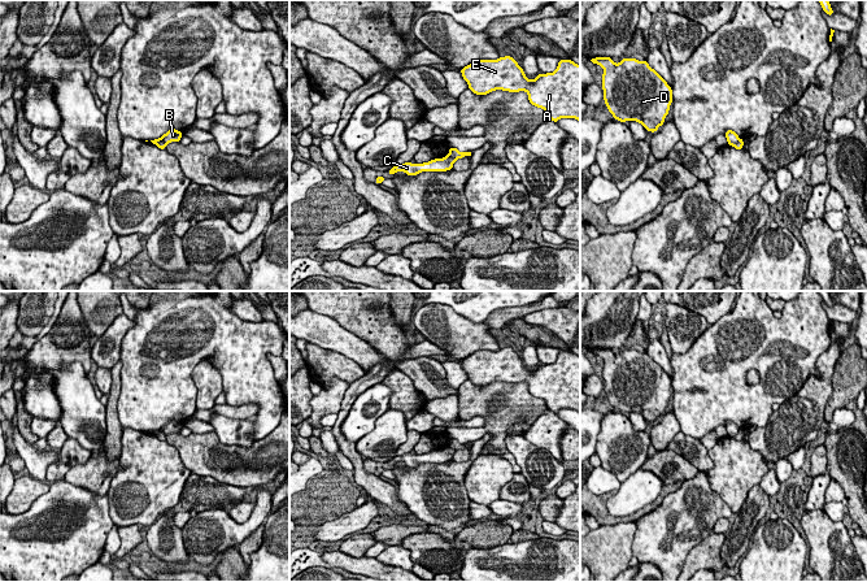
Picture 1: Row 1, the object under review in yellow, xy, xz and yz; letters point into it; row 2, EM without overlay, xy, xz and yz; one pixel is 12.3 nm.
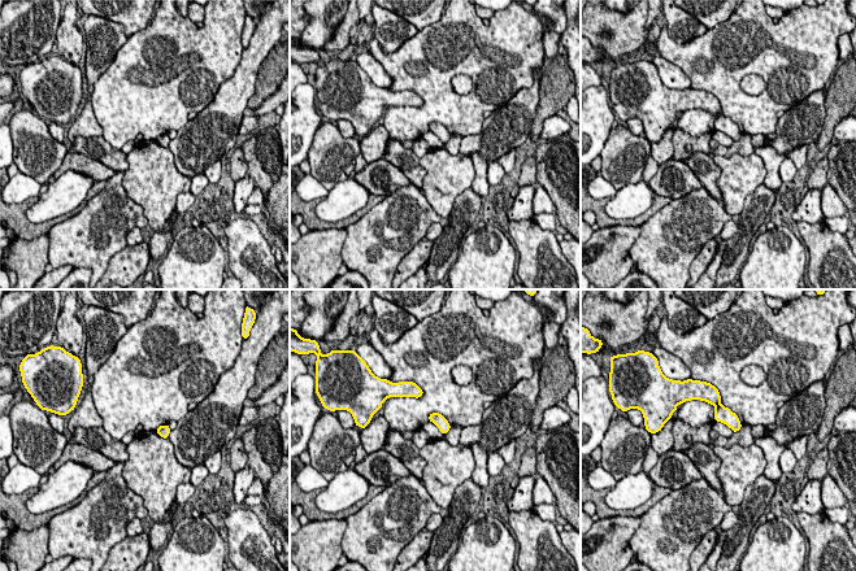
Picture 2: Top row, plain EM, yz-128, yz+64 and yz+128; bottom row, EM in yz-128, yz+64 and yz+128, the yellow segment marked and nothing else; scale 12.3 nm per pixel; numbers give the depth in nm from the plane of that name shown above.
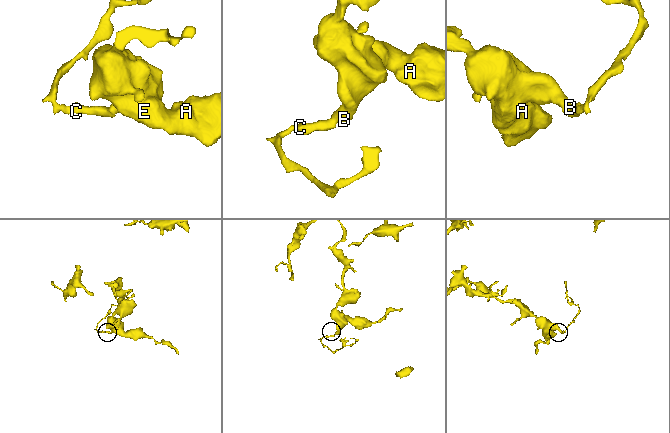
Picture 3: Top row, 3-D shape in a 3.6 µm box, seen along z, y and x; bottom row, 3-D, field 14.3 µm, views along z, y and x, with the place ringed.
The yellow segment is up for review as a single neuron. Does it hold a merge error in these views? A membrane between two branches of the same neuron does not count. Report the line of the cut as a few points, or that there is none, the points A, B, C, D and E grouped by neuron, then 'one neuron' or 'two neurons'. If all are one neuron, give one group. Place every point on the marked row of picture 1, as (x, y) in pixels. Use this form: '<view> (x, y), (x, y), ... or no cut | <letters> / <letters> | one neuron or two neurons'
xz (448, 155), (456, 159) | A B D E / C | two neurons

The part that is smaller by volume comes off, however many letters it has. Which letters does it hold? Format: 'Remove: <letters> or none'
Remove: C

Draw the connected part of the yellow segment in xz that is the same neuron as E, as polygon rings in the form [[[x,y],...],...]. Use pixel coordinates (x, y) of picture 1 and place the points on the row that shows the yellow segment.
[[[510,56],[500,57],[498,60],[478,60],[461,69],[461,73],[469,84],[469,90],[475,95],[487,95],[496,90],[509,92],[526,91],[530,103],[543,108],[548,118],[556,123],[559,118],[580,121],[580,66],[571,60],[559,60],[553,73],[540,73],[533,81],[526,77],[522,66]]]

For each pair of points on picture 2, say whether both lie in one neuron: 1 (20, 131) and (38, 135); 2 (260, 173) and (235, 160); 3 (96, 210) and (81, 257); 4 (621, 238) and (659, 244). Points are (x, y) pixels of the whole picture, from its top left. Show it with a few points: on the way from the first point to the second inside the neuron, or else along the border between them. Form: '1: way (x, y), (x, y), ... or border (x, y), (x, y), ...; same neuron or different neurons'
1: way (24, 131), (34, 135); same neuron
2: border (240, 148), (247, 174); different neurons
3: way (96, 222), (96, 232), (83, 245); same neuron
4: border (642, 226), (641, 235), (629, 251), (633, 265); different neurons

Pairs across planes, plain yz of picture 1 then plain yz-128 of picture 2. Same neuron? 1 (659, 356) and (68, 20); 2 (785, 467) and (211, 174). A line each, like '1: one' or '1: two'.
1: one
2: two

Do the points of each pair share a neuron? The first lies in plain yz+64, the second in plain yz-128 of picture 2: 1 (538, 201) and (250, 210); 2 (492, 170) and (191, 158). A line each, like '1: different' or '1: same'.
1: different
2: different

